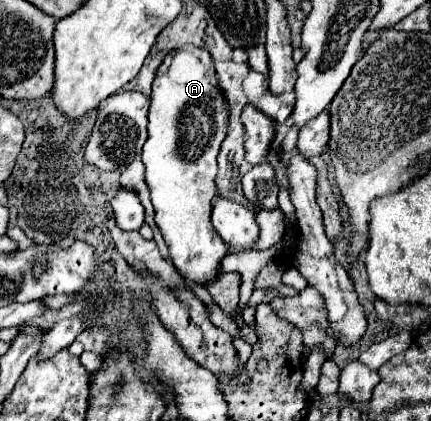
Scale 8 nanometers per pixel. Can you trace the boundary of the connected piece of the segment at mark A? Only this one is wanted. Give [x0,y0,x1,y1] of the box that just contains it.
[143,47,259,285]

